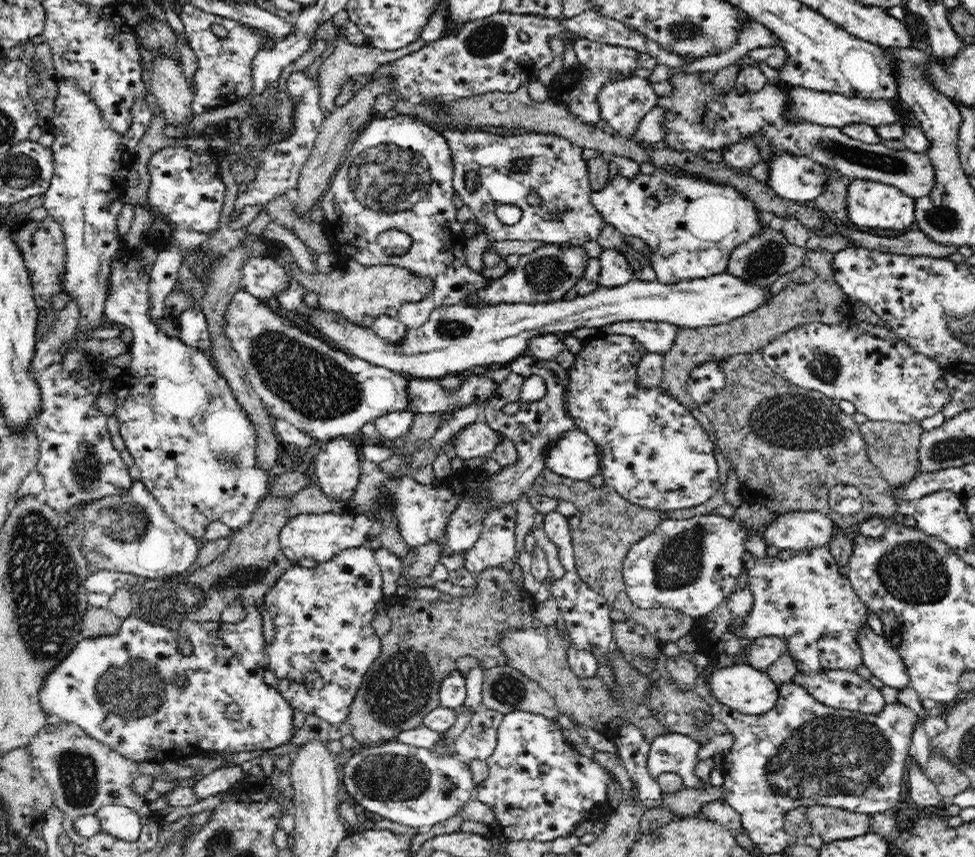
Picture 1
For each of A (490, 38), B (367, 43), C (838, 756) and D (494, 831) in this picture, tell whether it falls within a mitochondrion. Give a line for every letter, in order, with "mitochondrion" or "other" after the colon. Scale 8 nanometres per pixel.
A: mitochondrion
B: other
C: mitochondrion
D: other

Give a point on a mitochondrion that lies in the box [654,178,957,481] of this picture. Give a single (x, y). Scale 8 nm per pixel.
(786, 421)

